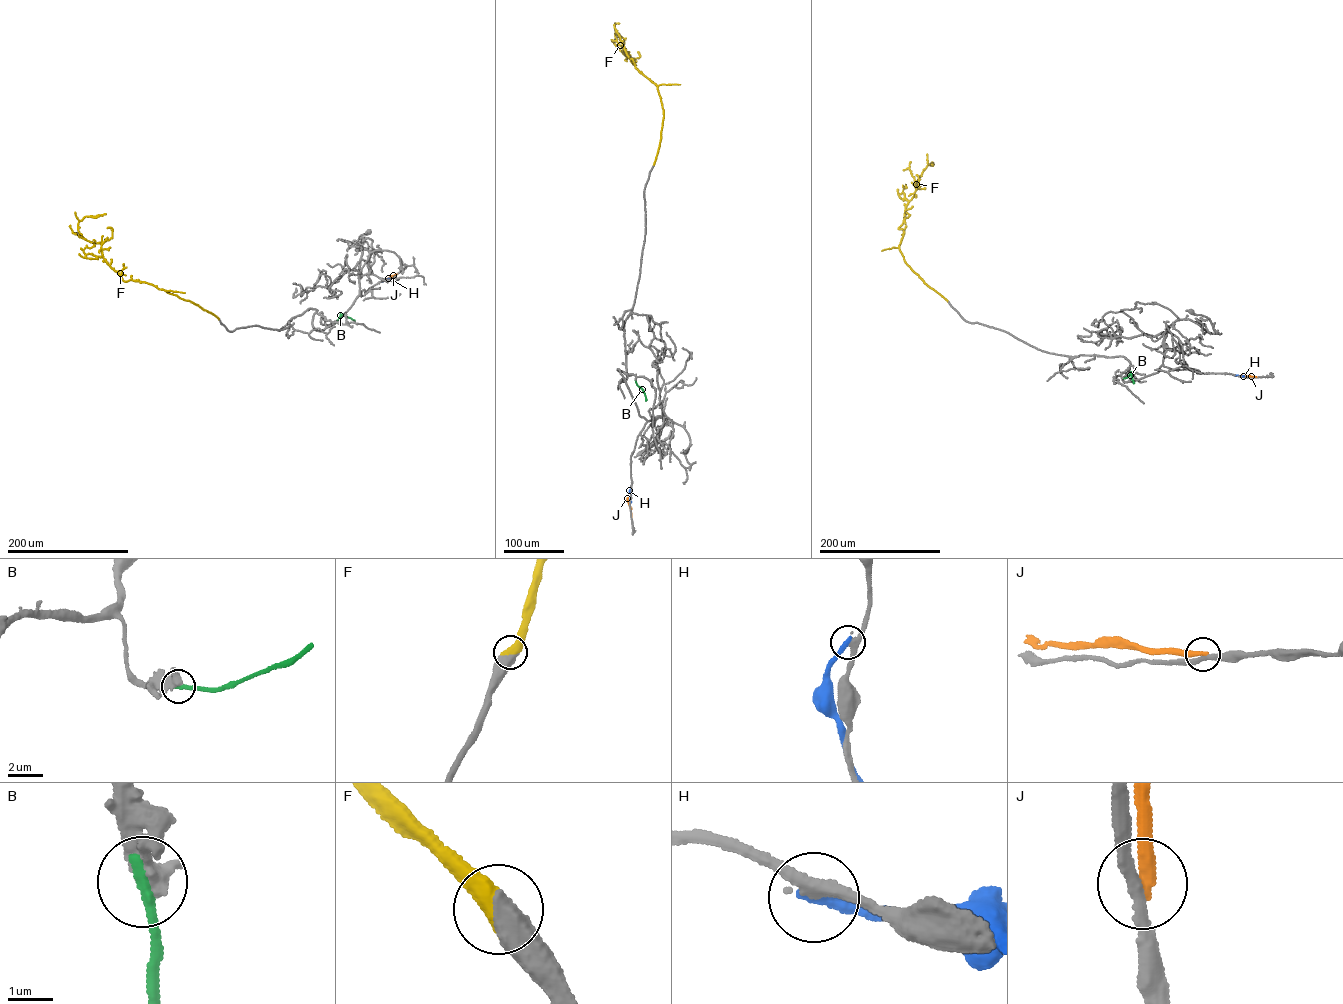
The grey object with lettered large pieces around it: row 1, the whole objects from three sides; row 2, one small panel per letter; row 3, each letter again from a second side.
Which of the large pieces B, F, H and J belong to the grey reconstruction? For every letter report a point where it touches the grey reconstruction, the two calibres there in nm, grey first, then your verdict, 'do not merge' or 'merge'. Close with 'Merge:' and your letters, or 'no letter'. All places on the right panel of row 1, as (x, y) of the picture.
B: contact (1123, 378); calibres 650 and 300 nm; merge
F: contact (948, 301); calibres 650 and 550 nm; merge
H: contact (1232, 375); calibres 280 and 280 nm; do not merge
J: contact (1257, 377); calibres 240 and 340 nm; do not merge
Merge: B, F

